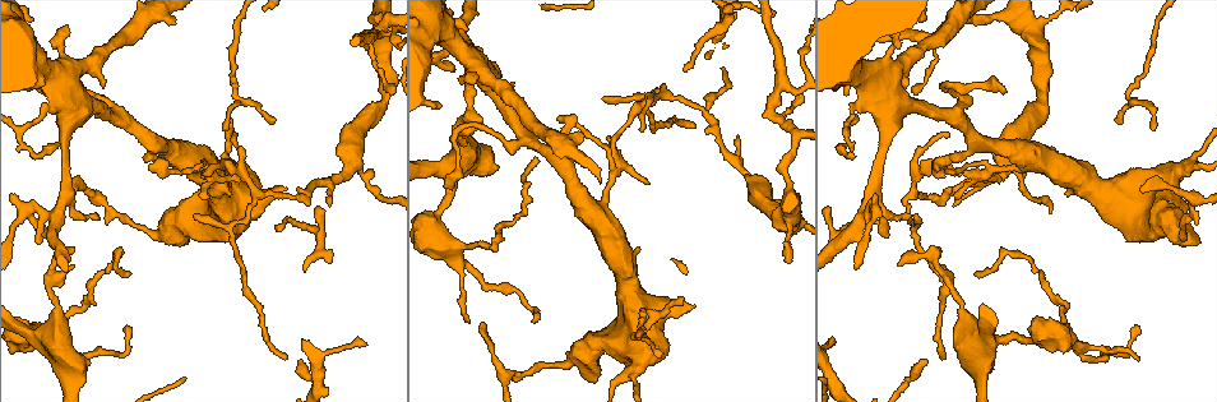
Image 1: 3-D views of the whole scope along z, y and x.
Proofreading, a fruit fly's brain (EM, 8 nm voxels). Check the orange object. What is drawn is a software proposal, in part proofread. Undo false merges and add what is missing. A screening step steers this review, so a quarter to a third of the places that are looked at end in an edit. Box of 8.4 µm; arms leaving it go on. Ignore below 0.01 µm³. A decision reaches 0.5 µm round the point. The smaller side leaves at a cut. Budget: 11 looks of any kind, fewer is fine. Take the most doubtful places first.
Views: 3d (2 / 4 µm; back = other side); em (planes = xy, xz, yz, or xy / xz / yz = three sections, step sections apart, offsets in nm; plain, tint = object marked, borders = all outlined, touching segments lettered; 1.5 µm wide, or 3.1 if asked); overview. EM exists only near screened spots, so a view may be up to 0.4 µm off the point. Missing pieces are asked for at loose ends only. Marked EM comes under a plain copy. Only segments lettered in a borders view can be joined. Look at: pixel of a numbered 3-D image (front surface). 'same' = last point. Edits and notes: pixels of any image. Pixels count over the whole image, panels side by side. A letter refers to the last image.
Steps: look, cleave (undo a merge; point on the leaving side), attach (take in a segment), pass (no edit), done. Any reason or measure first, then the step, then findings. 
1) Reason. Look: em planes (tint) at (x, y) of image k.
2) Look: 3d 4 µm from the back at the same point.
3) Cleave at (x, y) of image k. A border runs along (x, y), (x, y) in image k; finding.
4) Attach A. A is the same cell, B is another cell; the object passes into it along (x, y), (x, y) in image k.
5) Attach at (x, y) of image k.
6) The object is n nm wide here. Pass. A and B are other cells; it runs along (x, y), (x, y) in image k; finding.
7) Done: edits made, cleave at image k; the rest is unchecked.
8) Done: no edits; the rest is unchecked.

Look: 3d 4 µm at (67, 24) of image 1.

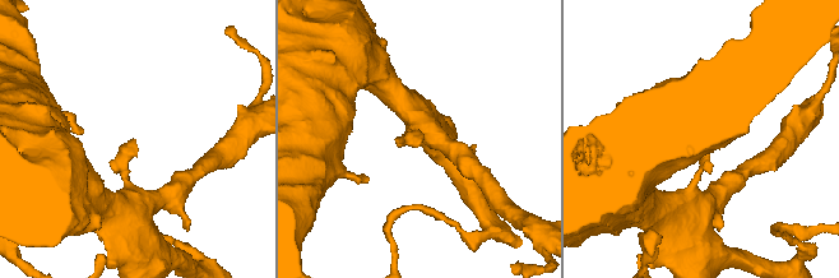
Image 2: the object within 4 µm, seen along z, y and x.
Look: em xz step 8 (borders) at (133, 142) of image 2.

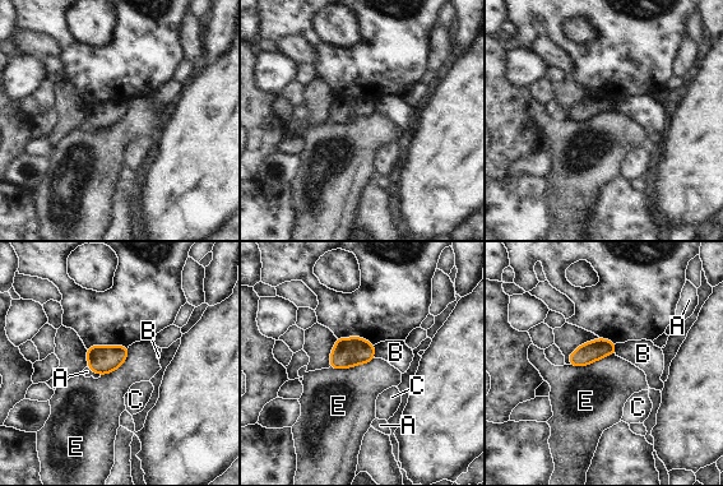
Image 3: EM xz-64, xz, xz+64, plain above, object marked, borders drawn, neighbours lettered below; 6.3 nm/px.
Look: em planes (borders) at the same point.

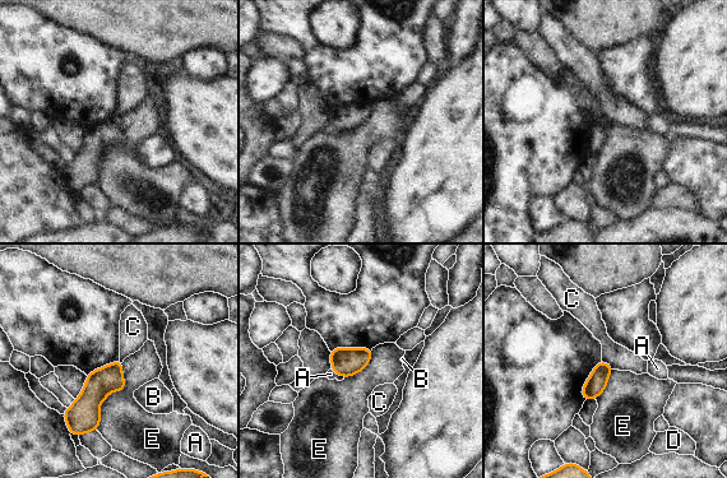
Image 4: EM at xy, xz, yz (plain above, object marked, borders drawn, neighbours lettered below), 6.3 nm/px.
The object is 130 nm wide here. Pass. A, B, C, D and E are other cells; a border runs along (602, 360), (615, 369) in image 4; no lettered segment goes on from it.

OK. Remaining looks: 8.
Arms part here. Look: 3d 4 µm from the back at (56, 212) of image 1.

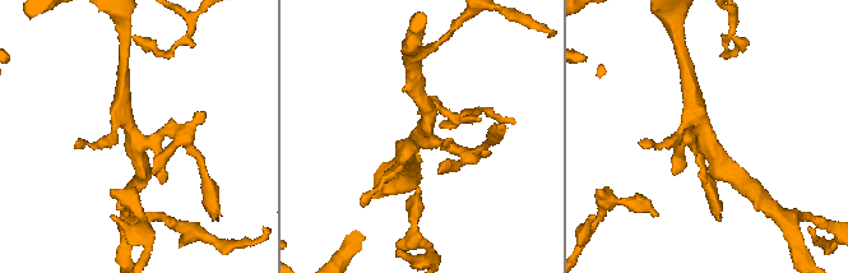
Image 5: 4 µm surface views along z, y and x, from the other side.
Now the EM. Look: em planes (borders) at (703, 139) of image 5.

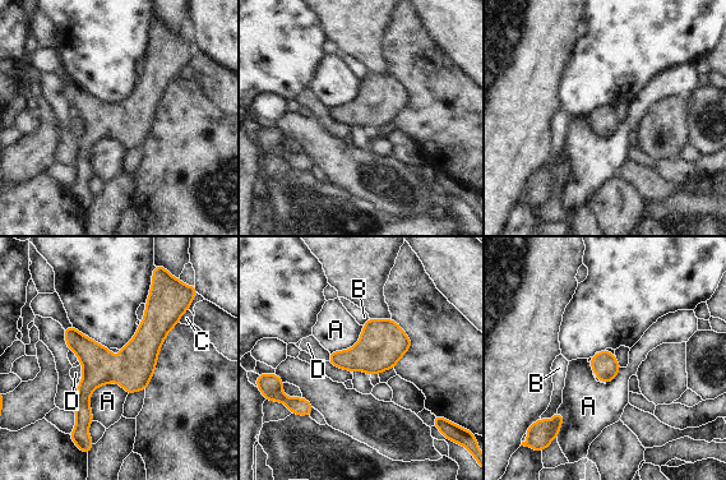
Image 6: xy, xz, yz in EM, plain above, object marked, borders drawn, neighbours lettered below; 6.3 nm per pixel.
The object is 160 nm wide here; the longest contact is with A, 280 nm. Pass. A, B, C and D are other cells; one neuron here.

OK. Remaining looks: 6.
Three arms meet. Look: em planes (borders) at (630, 371) of image 1.

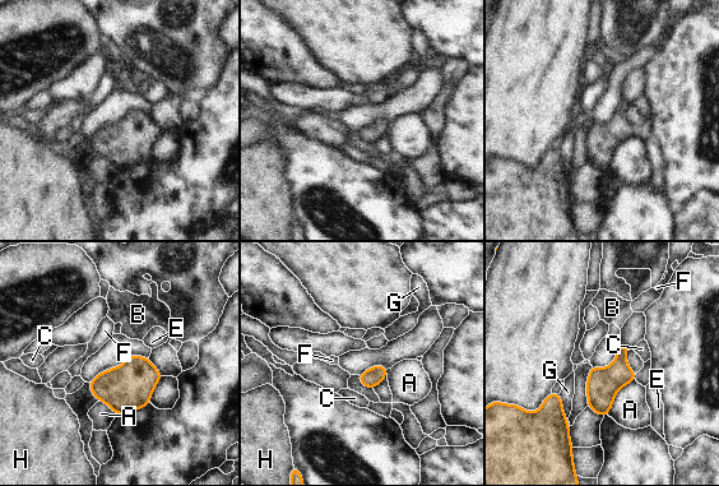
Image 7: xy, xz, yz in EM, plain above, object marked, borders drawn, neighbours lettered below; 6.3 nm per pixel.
Pass. A, B, C, E, F, G and H are other cells; a border runs along (635, 379), (616, 393), (607, 413) in image 7; continuous, no second neuron.

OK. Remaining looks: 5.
Tapers out. Look: 3d 2 µm at (278, 225) of image 1.

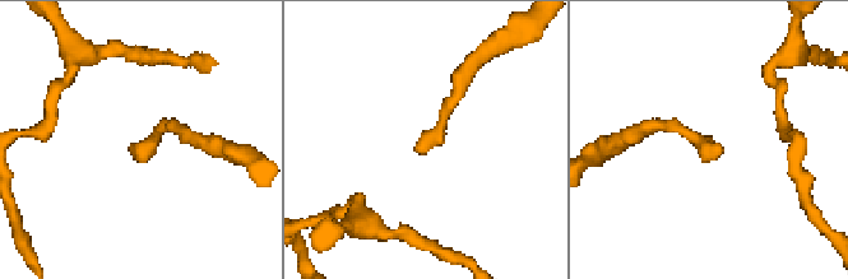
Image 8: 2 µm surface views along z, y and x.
Now the EM. Look: em planes (borders) at (718, 144) of image 8.

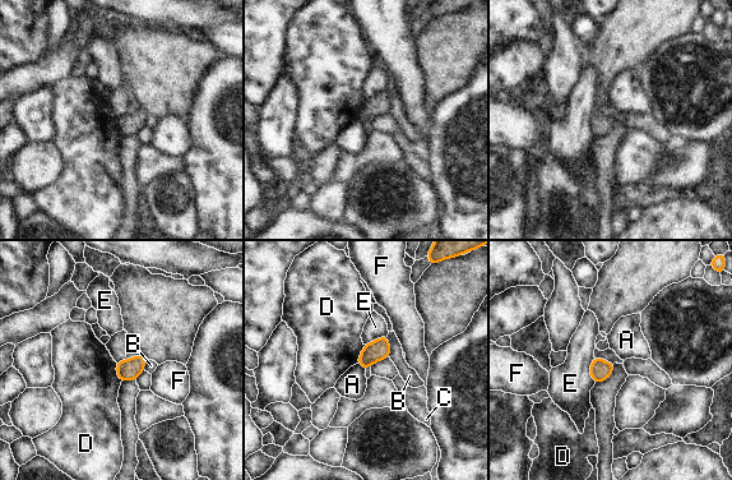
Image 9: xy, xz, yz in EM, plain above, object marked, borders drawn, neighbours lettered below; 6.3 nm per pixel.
Pass. A, B, C, D, E and F are other cells; none of them fits.

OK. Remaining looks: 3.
Thin end. Look: em xz step 8 (borders) at (694, 123) of image 1.

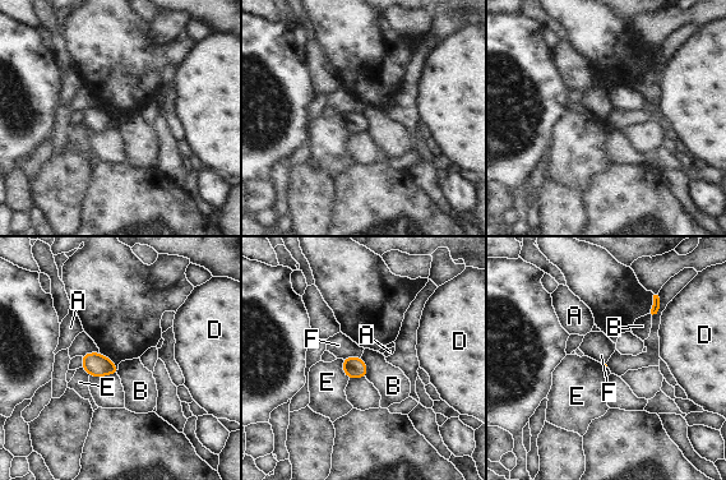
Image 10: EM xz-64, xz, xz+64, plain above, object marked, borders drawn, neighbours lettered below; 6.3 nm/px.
Cut it another way. Look: em planes (borders) at the same point.

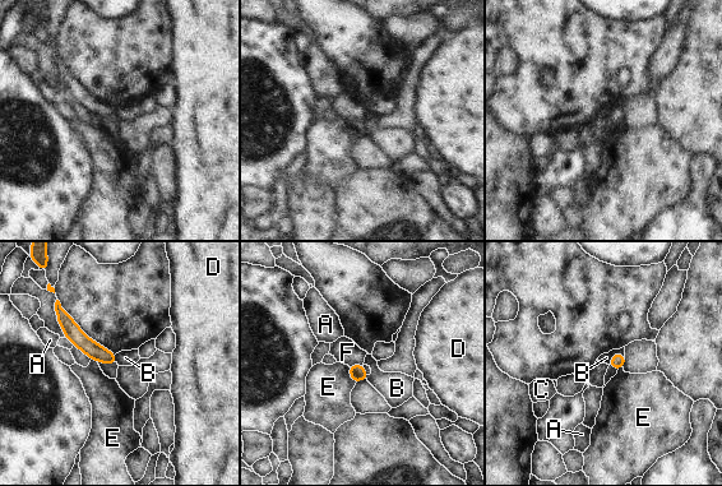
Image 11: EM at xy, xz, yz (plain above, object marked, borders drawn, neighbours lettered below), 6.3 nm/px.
Pass. A, B, C, D, E and F are other cells; it runs along (60, 314), (91, 348), (112, 360) in image 11; no lettered segment goes on from it.

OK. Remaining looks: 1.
Done: no edits; the rest is unchecked.

